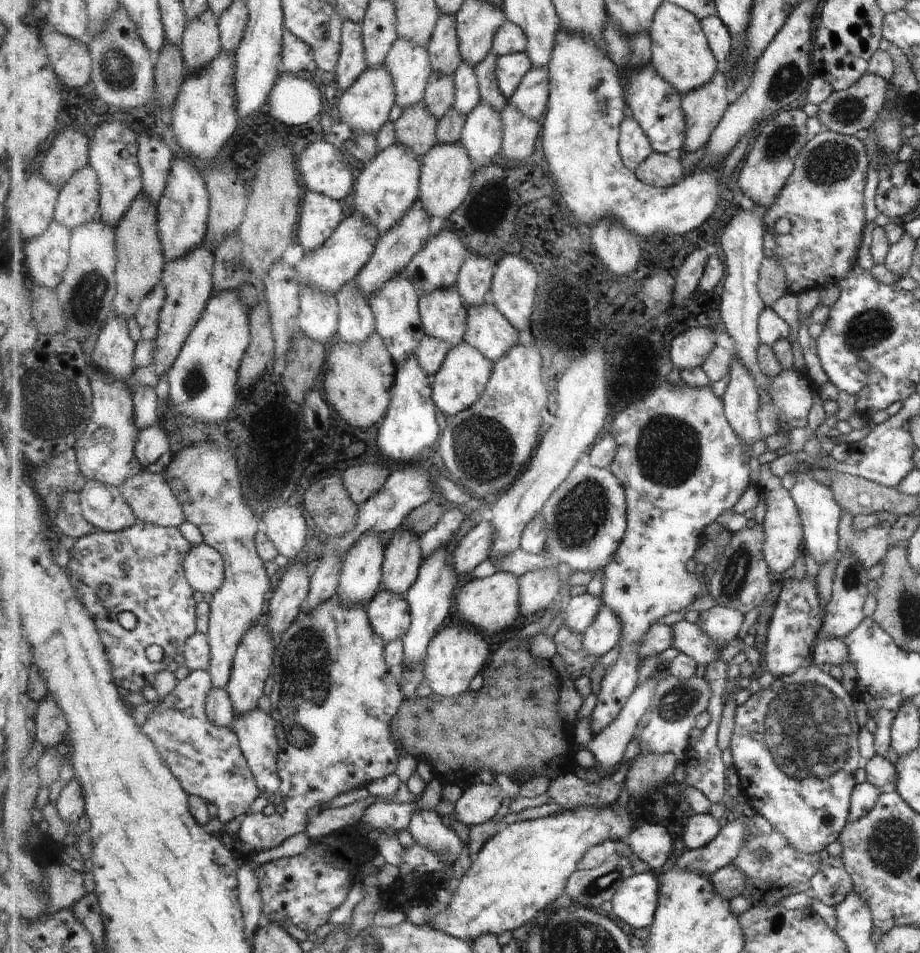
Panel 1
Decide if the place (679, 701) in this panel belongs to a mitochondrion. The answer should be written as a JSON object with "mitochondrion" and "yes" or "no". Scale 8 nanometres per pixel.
{"mitochondrion":"yes"}

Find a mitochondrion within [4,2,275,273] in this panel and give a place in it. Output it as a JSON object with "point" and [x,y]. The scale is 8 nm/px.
{"point":[117,69]}

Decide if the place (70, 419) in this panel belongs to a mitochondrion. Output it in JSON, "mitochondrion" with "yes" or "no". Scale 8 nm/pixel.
{"mitochondrion":"yes"}

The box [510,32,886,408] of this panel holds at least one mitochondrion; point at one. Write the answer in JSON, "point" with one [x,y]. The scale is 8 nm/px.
{"point":[829,163]}

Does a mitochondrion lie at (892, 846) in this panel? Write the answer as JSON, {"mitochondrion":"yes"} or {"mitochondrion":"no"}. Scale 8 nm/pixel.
{"mitochondrion":"yes"}

